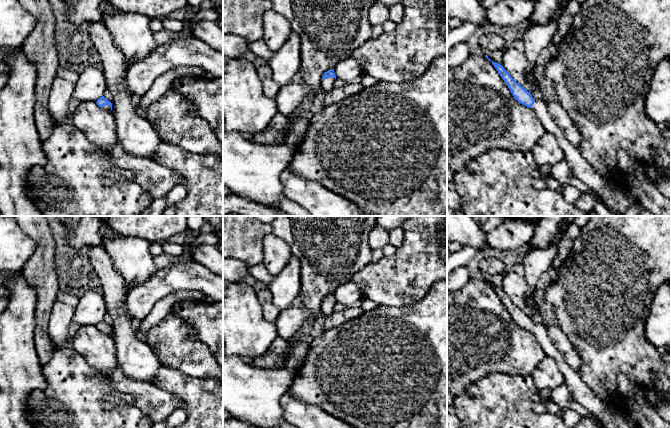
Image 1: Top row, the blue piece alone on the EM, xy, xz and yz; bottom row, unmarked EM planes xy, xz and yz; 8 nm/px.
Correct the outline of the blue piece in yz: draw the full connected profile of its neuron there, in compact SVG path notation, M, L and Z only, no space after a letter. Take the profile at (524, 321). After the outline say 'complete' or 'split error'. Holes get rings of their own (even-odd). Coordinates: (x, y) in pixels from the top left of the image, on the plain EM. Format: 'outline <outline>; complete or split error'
outline M491 285L514 322L521 328L532 332L545 355L555 360L572 398L595 417L604 428L634 428L635 423L628 414L615 410L609 404L603 403L591 388L583 381L579 372L575 371L563 358L562 354L551 342L544 325L535 325L530 316L517 307L504 291Z; split error

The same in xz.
outline M333 293L328 294L324 297L321 305L322 314L326 317L332 314L334 311L334 305L336 303L336 299Z; split error

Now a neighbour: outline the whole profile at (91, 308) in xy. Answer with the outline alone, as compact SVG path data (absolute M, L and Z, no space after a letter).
M87 290L79 298L72 323L80 326L97 326L103 320L105 312L106 305L102 293L96 290Z

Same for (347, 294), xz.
M352 281L337 287L334 292L334 297L337 303L345 306L352 306L356 301L363 298L359 287Z

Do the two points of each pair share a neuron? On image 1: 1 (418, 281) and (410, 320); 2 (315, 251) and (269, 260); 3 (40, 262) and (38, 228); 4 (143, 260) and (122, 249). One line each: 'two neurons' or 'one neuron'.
1: two neurons
2: two neurons
3: one neuron
4: one neuron

